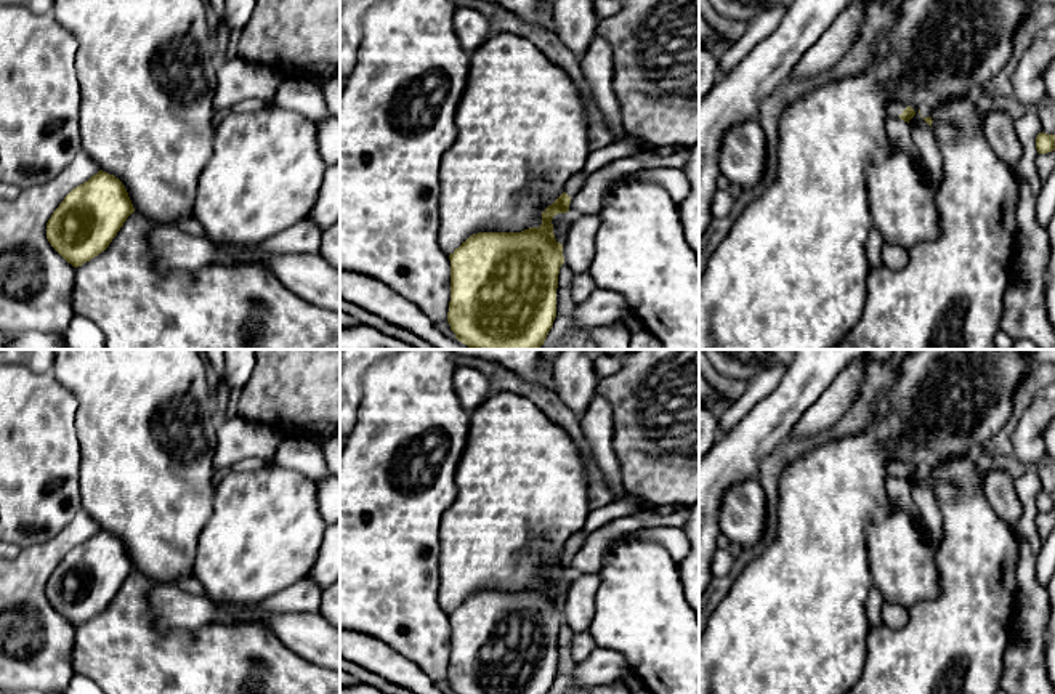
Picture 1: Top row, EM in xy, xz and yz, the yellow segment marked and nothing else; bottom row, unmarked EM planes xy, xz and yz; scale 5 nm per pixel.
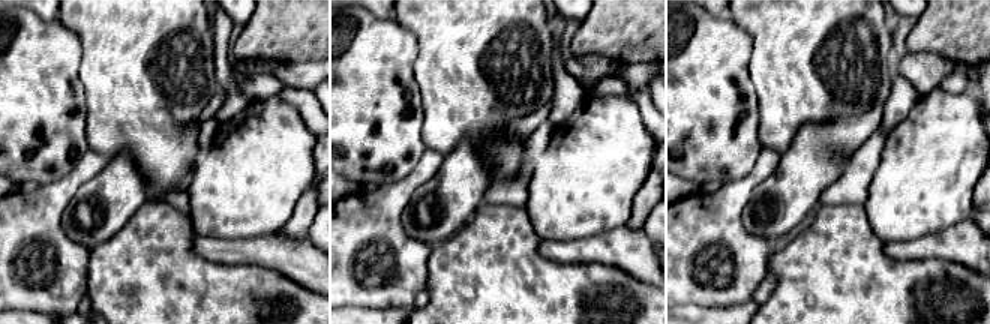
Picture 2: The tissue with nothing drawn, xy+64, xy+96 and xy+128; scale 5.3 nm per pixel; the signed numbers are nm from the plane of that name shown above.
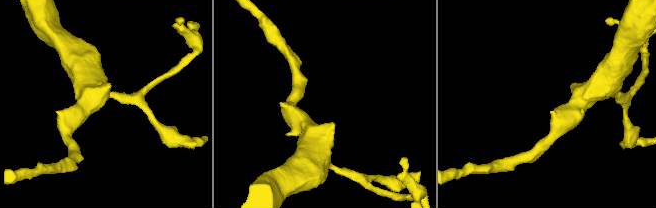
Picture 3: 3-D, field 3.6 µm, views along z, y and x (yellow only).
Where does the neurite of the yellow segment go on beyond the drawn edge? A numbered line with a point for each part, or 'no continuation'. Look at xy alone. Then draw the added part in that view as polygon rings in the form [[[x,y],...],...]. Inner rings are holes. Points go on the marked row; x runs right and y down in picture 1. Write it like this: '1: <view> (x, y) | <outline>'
no continuation

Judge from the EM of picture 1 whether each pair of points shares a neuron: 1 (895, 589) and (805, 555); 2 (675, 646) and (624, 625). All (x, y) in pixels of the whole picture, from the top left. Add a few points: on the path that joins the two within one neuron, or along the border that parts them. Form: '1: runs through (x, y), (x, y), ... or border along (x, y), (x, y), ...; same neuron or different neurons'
1: border along (866, 544), (873, 584); different neurons
2: runs through (662, 637), (650, 625), (637, 625); same neuron

